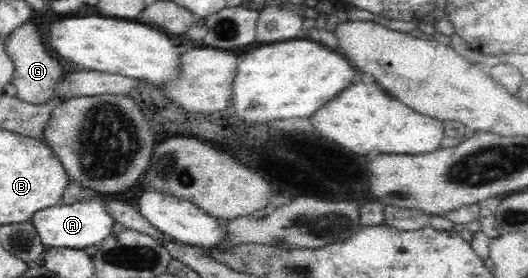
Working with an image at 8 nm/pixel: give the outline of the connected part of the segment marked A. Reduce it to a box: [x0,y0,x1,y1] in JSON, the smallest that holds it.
[29,201,111,250]

